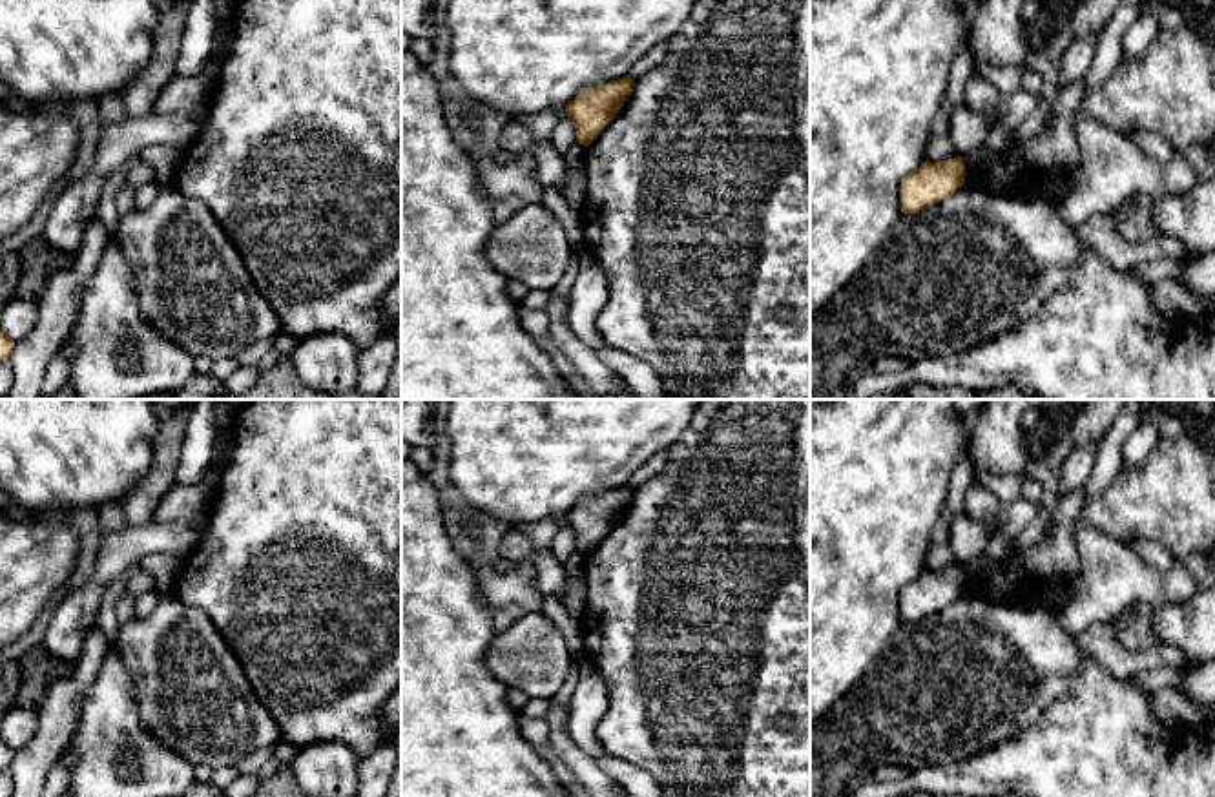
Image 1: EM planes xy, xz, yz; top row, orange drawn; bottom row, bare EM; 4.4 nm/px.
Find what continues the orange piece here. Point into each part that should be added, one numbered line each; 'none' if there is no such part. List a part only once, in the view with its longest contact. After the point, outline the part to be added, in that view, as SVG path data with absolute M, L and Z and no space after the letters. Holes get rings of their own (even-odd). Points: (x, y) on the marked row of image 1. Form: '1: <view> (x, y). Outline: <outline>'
none

